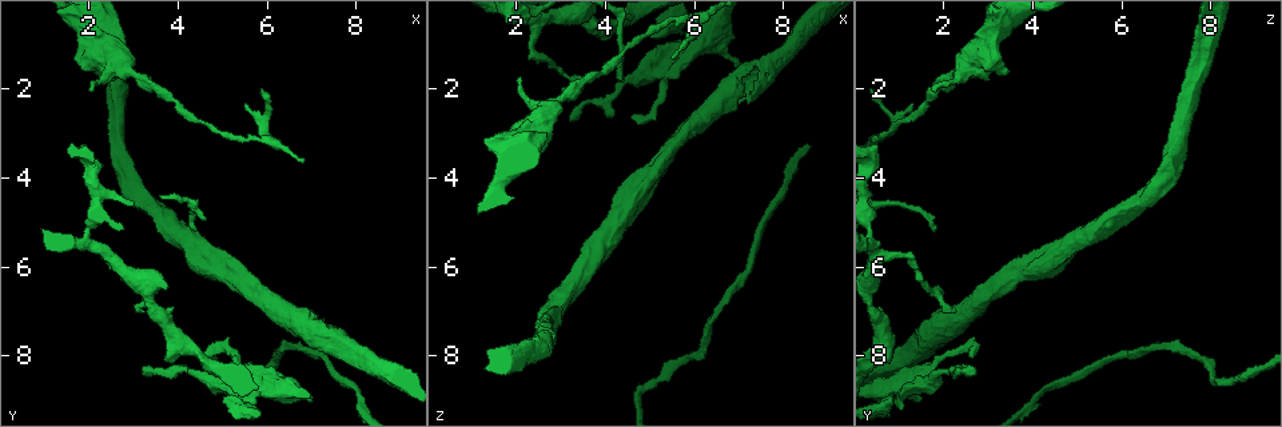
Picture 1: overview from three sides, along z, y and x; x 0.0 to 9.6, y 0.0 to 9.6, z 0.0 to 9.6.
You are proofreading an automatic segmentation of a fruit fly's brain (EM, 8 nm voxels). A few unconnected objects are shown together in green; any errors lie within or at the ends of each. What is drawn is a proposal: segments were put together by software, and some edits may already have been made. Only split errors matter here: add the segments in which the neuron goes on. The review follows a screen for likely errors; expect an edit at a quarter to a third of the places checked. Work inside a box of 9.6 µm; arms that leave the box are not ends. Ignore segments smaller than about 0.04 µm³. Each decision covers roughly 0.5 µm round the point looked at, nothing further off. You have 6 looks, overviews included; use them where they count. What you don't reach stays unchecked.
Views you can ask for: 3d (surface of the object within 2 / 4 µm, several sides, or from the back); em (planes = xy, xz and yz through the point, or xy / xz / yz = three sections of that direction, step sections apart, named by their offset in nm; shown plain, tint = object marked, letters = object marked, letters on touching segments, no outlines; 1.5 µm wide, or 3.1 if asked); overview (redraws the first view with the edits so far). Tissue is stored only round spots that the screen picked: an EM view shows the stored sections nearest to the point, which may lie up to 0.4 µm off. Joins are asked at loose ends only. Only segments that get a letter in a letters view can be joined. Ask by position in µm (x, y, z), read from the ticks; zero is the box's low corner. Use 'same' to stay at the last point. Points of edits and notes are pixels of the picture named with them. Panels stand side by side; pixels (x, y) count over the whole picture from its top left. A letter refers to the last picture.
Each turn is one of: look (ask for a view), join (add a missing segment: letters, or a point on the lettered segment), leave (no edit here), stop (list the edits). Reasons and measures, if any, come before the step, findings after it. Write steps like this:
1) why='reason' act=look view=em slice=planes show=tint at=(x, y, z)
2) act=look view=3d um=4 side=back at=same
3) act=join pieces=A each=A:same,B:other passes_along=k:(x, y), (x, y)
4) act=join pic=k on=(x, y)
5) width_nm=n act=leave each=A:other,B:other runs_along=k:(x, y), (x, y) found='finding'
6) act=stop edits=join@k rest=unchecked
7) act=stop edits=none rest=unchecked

why='branch stops here' act=look view=em slice=planes show=letters at=(7.00, 8.95, 1.50)

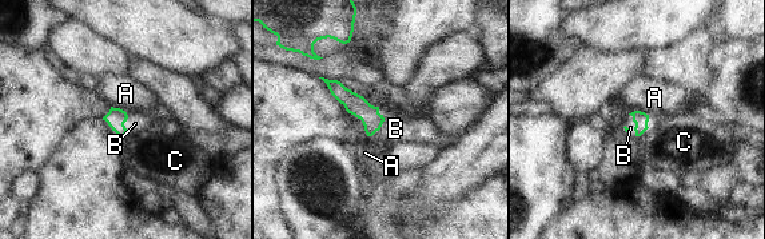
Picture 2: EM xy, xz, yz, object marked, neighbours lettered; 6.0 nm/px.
act=join pieces=B each=A:other,B:same,C:other passes_along=2:(355, 104), (383, 119), (395, 128) found='the neuron continues'

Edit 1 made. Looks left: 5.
why='see it whole again' act=look view=overview

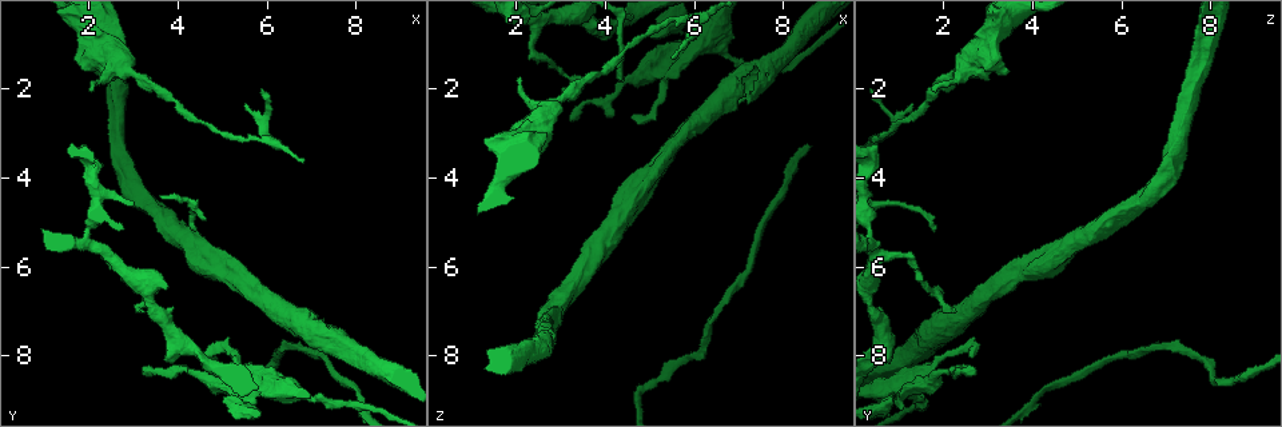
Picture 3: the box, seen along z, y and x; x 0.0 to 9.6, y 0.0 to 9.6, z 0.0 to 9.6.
why='long arm stops here' act=look view=em slice=xy step=4 show=letters at=(3.00, 7.00, 2.10)

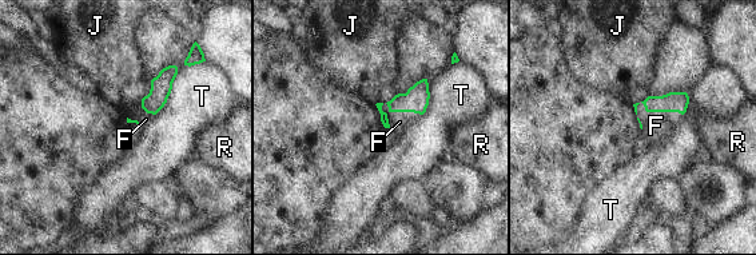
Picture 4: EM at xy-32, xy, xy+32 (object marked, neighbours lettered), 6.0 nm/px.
act=look view=em slice=xz step=4 show=letters at=same

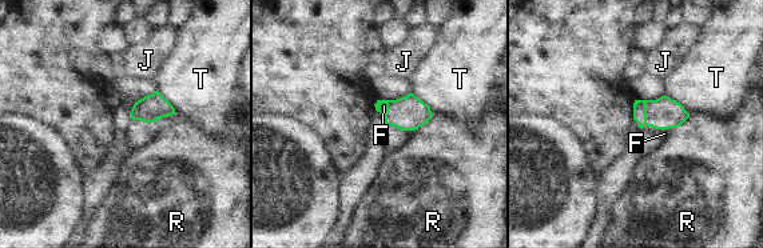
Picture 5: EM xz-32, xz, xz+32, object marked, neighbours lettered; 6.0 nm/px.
act=join pieces=F each=F:same,J:other,R:other,T:other passes_along=5:(662, 114), (648, 126), (664, 134) found='it goes on there'

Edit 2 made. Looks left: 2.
act=stop edits=join@2,join@5 rest=unchecked

